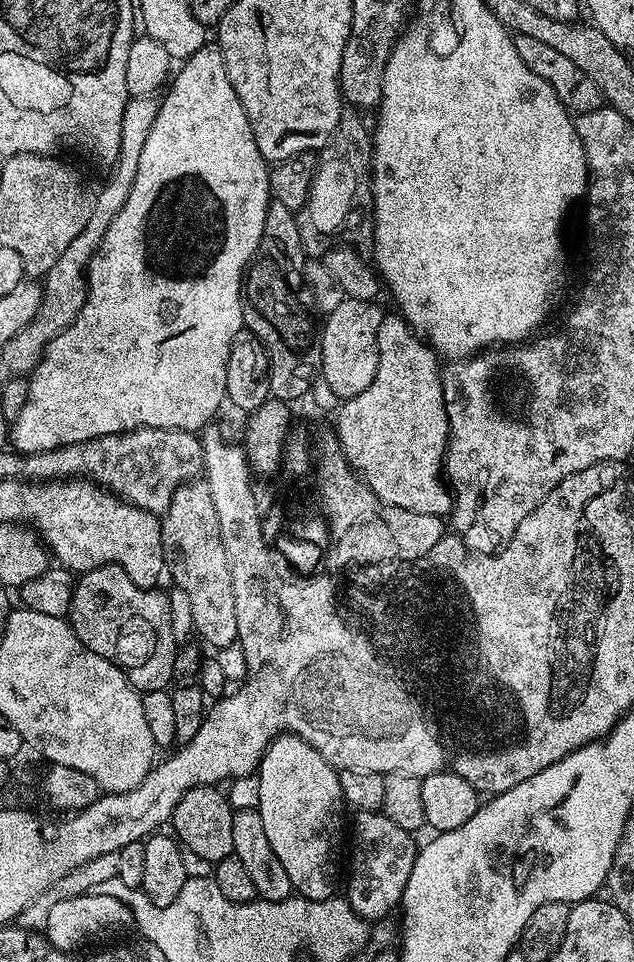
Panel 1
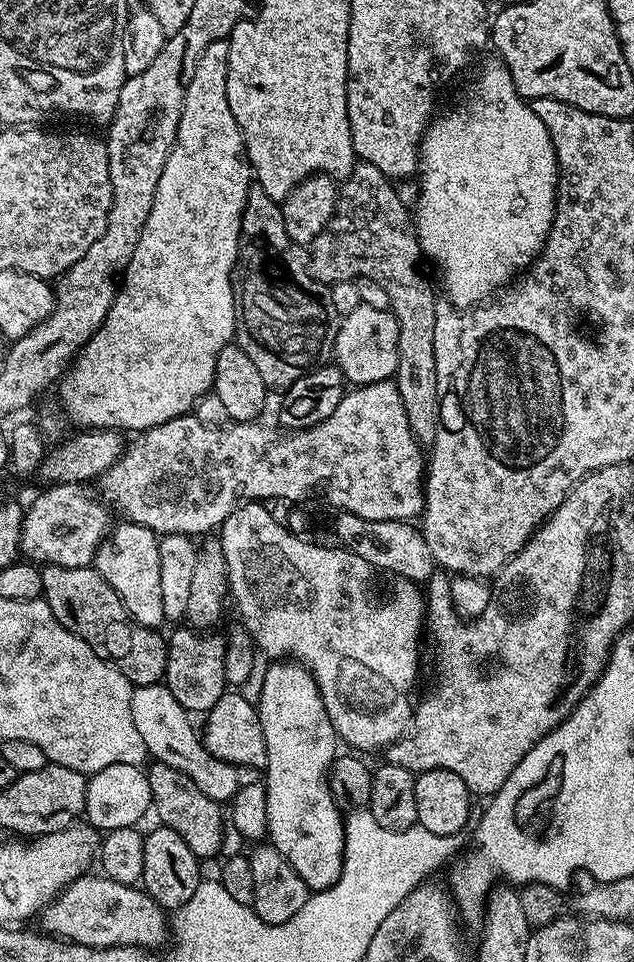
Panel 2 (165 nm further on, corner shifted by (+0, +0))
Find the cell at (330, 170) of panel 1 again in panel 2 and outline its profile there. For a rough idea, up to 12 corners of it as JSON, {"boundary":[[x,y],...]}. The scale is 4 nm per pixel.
{"boundary":[[360,162],[308,252],[318,283],[376,280],[400,324],[410,430],[440,421],[438,293],[397,185]]}

